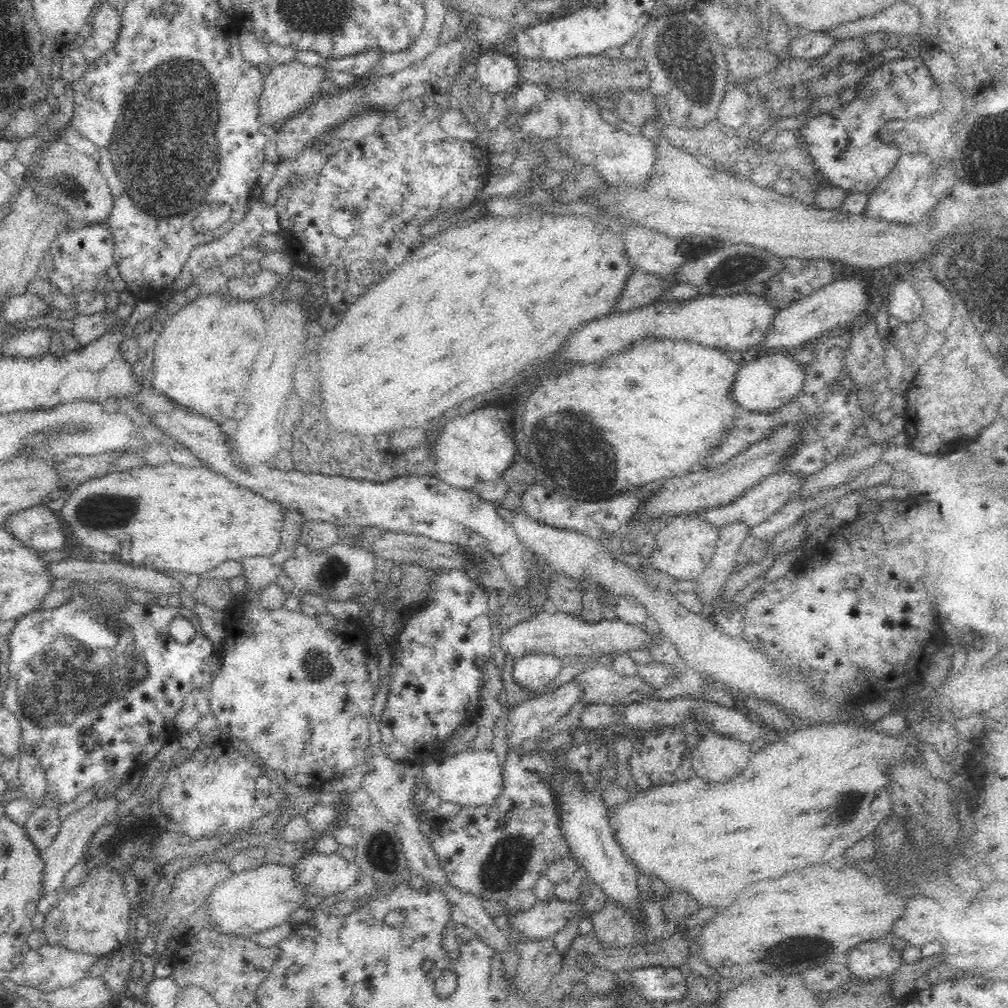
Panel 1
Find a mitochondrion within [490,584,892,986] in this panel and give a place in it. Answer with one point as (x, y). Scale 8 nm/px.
(792, 949)

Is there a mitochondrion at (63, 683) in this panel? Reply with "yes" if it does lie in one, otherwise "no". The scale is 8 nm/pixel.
yes

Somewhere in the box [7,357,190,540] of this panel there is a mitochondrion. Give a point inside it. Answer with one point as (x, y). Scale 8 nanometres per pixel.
(98, 511)

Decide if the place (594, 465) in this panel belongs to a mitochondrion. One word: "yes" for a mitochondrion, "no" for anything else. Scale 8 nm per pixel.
yes

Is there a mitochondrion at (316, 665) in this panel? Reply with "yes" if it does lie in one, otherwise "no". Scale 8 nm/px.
yes

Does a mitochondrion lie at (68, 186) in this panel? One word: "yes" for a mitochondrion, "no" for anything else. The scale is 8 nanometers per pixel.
yes

